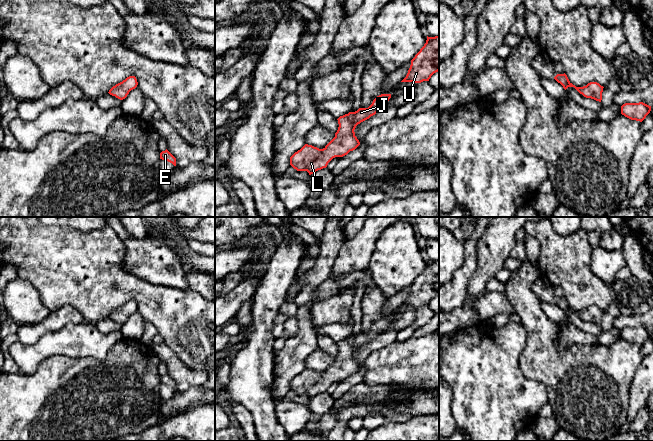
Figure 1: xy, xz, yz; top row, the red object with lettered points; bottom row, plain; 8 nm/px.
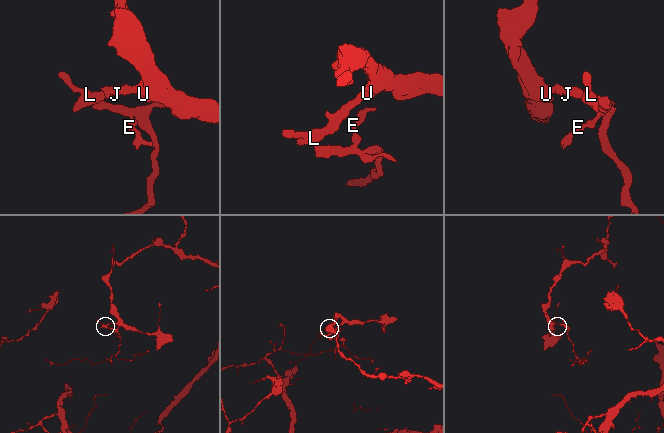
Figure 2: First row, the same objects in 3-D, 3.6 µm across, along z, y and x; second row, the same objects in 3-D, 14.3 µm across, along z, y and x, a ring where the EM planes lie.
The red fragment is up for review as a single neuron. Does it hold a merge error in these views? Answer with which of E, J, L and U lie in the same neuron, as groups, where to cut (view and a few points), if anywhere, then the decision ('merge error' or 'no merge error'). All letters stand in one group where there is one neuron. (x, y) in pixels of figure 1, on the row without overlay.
E J L U | no cut | no merge error

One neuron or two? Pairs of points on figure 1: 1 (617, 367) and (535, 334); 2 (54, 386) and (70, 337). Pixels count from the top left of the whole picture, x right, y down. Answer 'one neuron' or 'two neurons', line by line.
1: one neuron
2: two neurons

